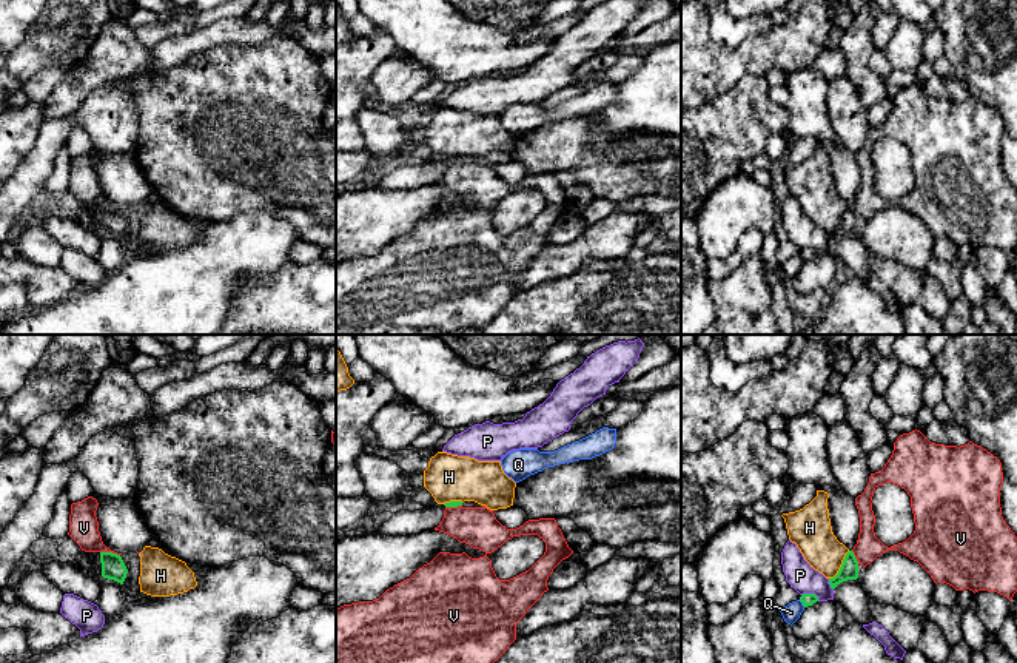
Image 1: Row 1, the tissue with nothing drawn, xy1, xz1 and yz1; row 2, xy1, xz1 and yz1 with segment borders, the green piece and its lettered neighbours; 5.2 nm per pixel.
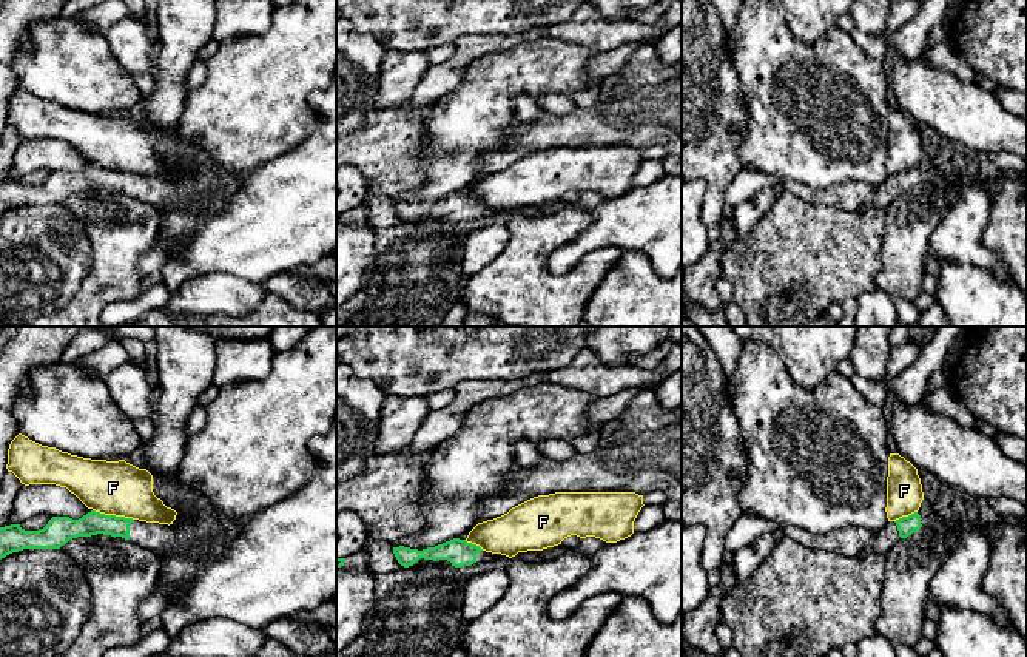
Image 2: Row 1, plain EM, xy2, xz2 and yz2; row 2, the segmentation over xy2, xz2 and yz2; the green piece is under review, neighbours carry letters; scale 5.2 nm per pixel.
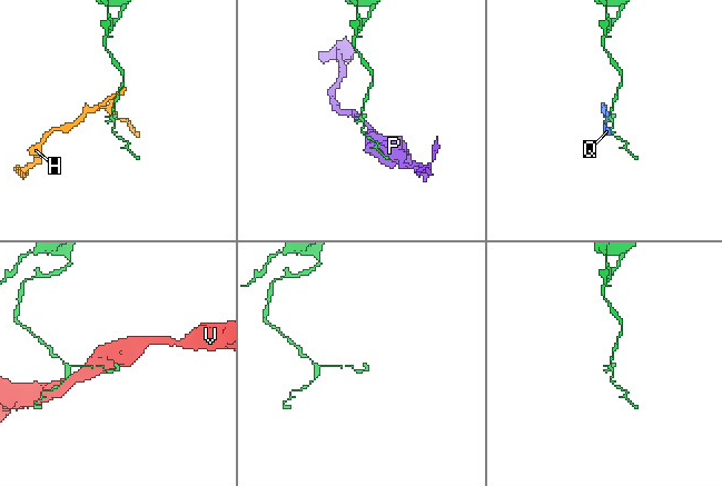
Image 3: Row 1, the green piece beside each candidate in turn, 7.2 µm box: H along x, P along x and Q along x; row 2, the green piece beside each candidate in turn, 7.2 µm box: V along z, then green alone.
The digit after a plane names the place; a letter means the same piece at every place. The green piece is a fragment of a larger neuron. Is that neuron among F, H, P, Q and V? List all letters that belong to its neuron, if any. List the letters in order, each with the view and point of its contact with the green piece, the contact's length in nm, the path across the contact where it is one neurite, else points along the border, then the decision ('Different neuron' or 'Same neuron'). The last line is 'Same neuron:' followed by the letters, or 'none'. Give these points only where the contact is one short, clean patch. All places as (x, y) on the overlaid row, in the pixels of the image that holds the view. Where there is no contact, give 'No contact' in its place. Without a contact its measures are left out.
F: Touches green at xy2 (113, 515). Shared border 220 nm. Boundary: xy2 (93, 509), (133, 520). Different neuron
H: Touches green at yz1 (842, 566). Shared border 190 nm. Boundary: yz1 (849, 551), (840, 569), (829, 578). Different neuron
P: Touches green at yz1 (811, 594). Shared border 100 nm. Boundary: yz1 (802, 594), (814, 594), (818, 600). Different neuron
Q: Touches green at yz1 (802, 602). Shared border 50 nm. Boundary: yz1 (798, 600), (805, 606). Different neuron
V: Touches green at xy1 (110, 552). Shared border 110 nm. Boundary: xy1 (100, 551), (119, 555). Different neuron
Same neuron: none

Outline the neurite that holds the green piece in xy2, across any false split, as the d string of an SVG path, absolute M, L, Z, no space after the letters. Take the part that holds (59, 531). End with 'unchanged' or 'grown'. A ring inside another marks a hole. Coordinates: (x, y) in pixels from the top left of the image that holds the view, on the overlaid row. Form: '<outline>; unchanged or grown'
M91 510L79 520L52 517L39 531L25 531L20 524L0 527L0 560L23 549L60 549L72 538L97 534L122 537L157 555L170 555L176 544L176 534L168 524Z; grown

